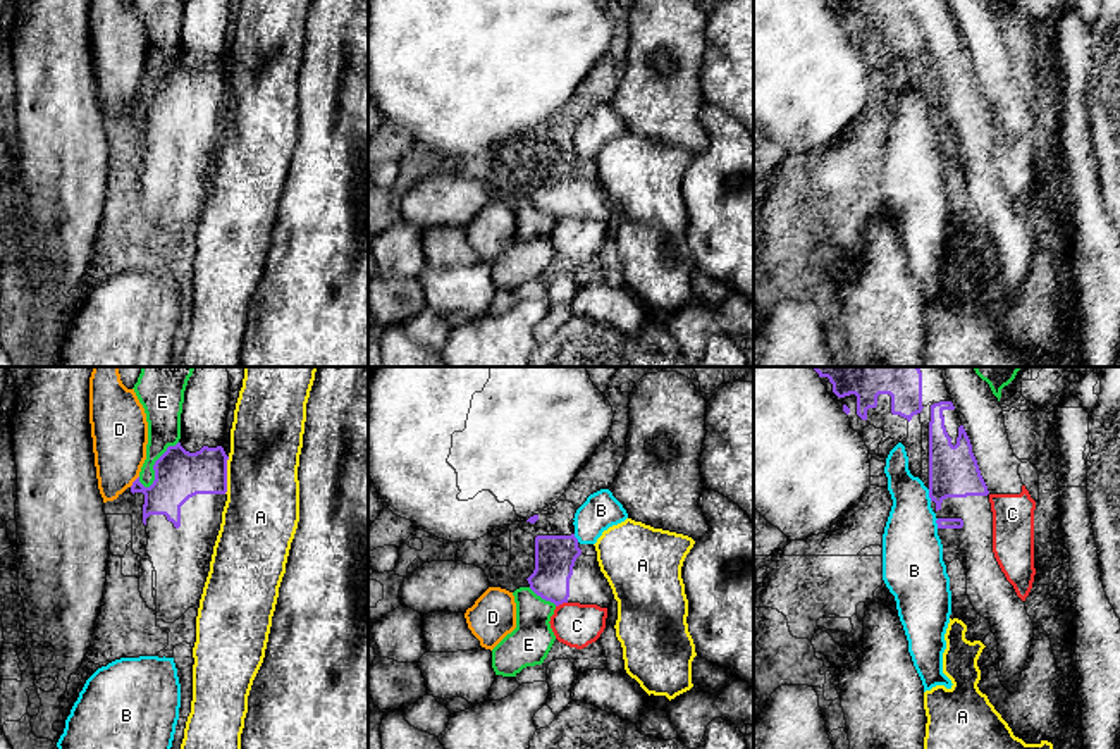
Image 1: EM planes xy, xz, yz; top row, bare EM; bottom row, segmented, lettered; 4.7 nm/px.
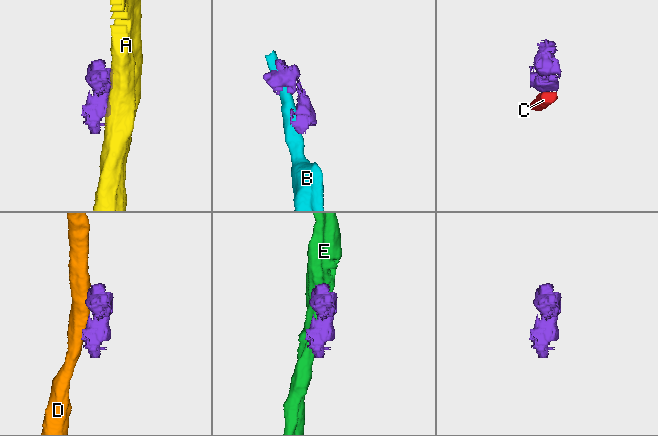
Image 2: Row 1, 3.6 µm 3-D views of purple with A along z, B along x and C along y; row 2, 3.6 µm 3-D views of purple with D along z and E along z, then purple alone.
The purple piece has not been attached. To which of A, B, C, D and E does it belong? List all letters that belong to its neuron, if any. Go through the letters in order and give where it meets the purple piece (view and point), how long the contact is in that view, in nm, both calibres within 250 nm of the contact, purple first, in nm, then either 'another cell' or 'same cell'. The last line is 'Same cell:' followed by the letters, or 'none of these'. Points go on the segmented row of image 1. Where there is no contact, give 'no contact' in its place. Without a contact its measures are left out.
A: xy (226, 476) | 180 nm | 220/360 nm | another cell
B: yz (929, 495) | 60 nm | 240/280 nm | another cell
C: xz (561, 603) | 60 nm | 190/200 nm | another cell
D: xy (135, 481) | 70 nm | 220/260 nm | another cell
E: xy (155, 464) | 280 nm | 220/160 nm | another cell
Same cell: none of these

